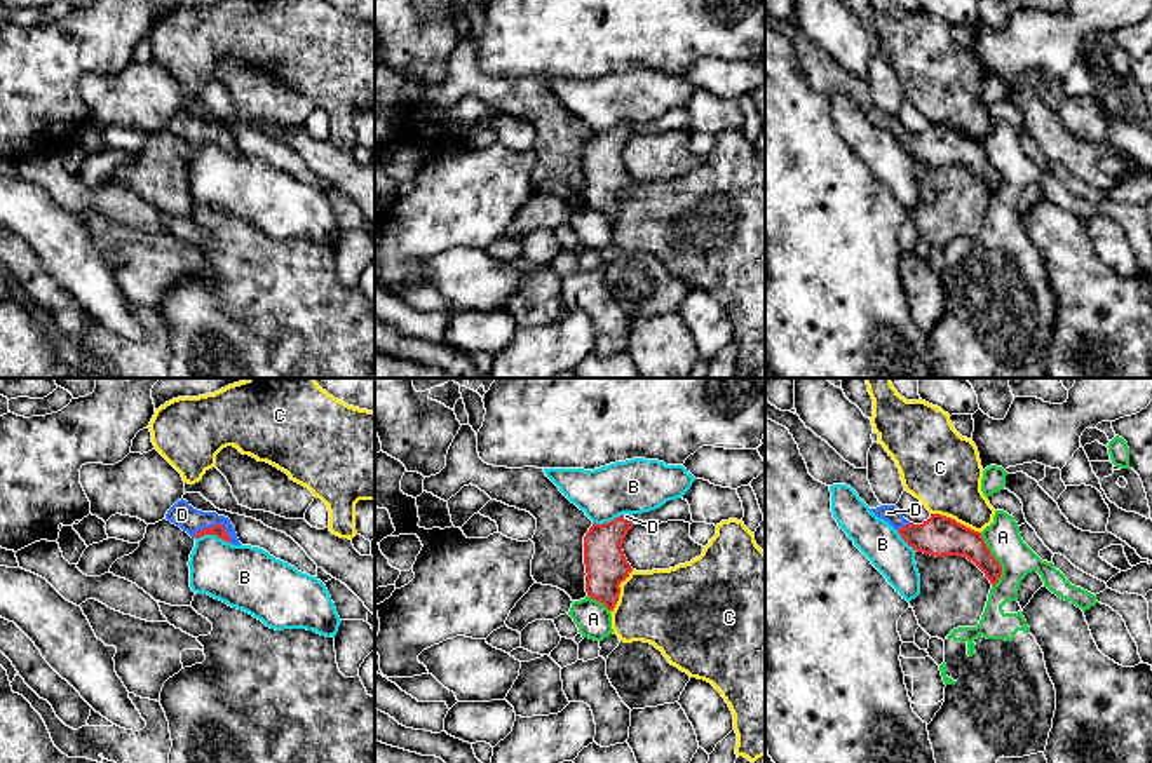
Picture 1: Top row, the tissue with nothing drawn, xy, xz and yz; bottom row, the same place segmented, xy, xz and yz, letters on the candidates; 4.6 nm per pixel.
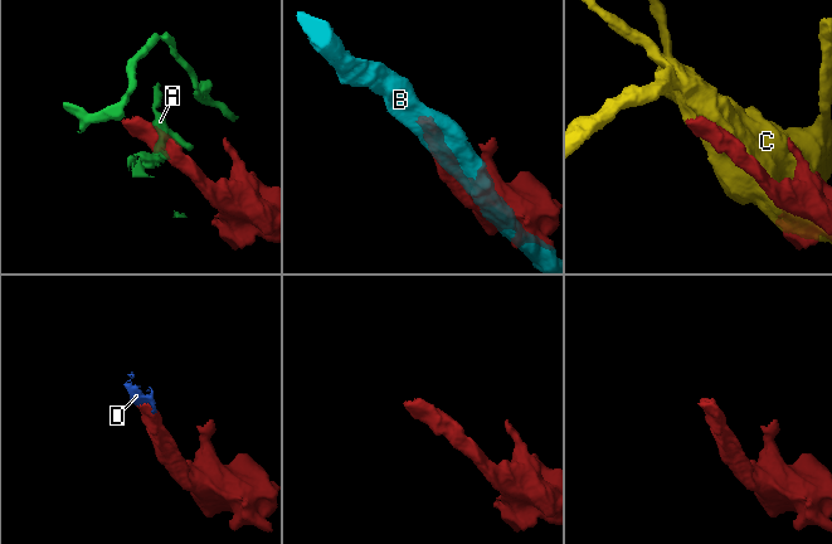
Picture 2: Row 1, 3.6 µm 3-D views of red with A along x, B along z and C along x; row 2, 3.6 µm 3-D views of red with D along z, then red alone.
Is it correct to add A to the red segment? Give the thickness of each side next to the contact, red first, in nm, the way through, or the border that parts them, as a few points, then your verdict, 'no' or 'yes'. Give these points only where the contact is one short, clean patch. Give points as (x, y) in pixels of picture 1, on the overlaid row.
calibres 170 and 170 nm; no

